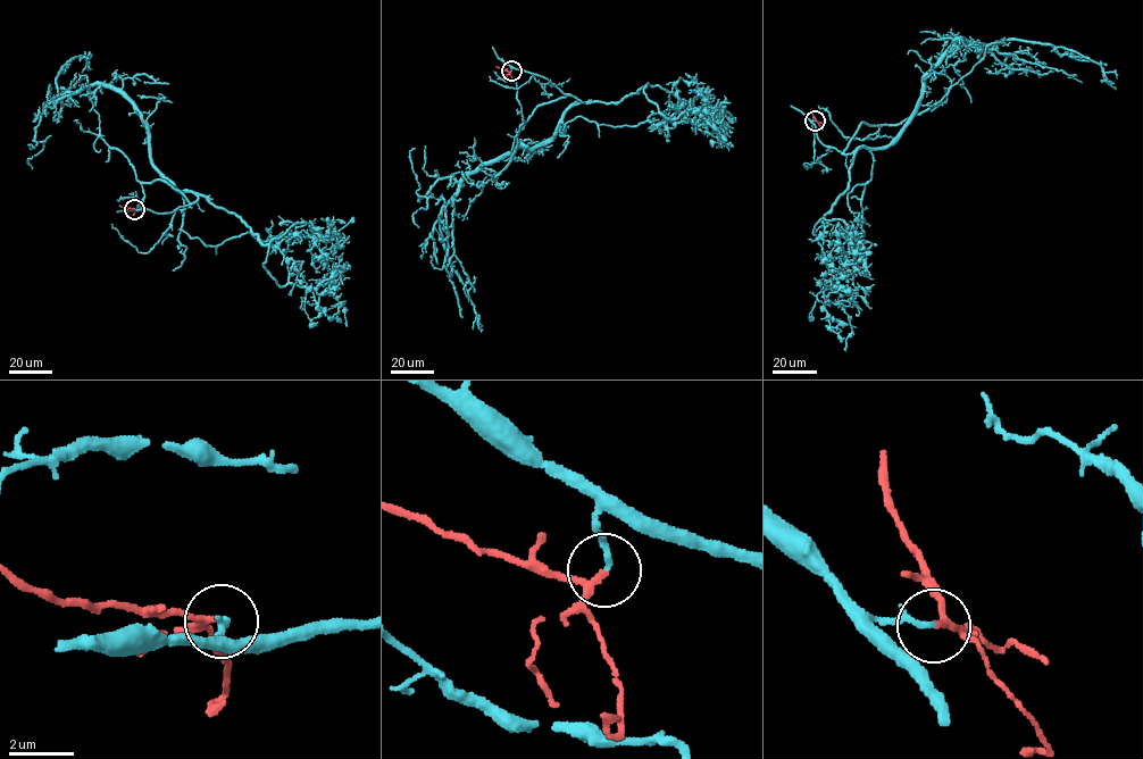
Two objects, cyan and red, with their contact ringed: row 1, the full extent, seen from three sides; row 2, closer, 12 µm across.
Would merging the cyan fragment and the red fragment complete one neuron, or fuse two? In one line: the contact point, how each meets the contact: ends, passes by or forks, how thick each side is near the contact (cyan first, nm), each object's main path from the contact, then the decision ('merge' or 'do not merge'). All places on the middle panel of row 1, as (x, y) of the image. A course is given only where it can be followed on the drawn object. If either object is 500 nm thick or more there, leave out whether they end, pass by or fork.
place (511, 71); cyan passes by; red passes by; calibres 120 and 160 nm; course cyan (511, 71), (545, 77), (577, 101), (551, 138), (468, 172), (441, 211), (443, 248), (483, 330); course red (511, 71), (495, 66); merge

